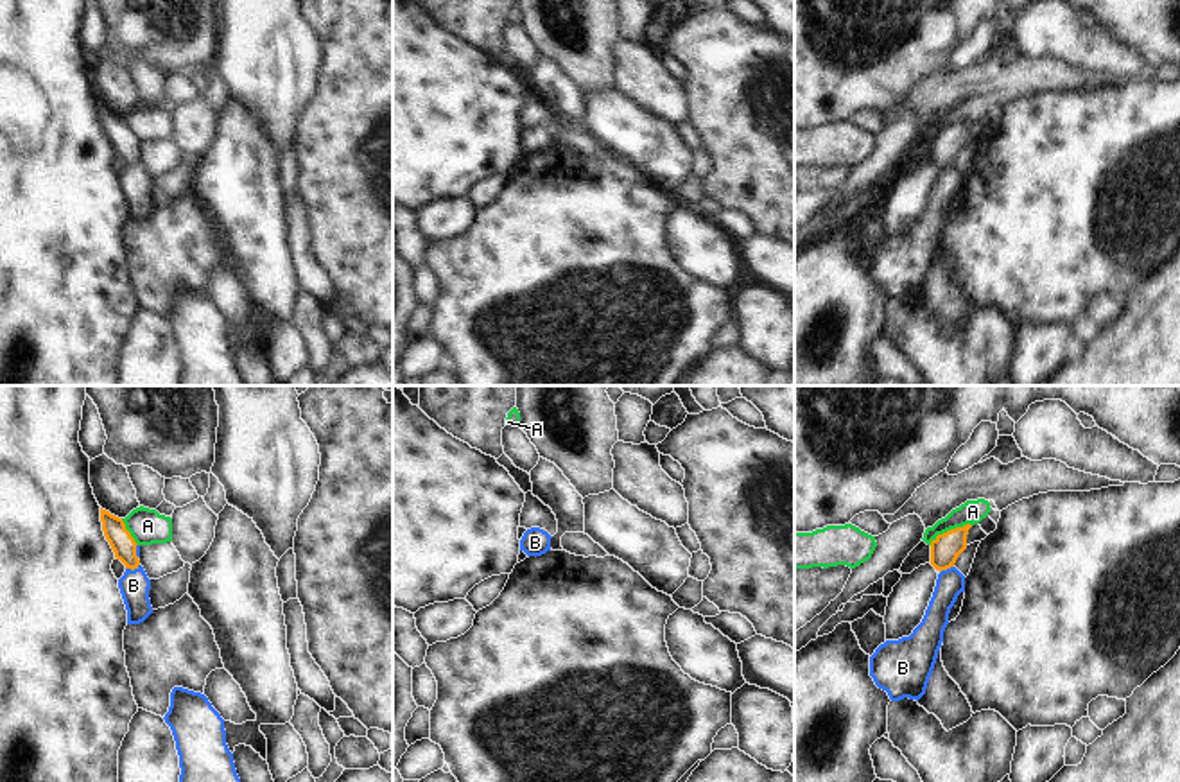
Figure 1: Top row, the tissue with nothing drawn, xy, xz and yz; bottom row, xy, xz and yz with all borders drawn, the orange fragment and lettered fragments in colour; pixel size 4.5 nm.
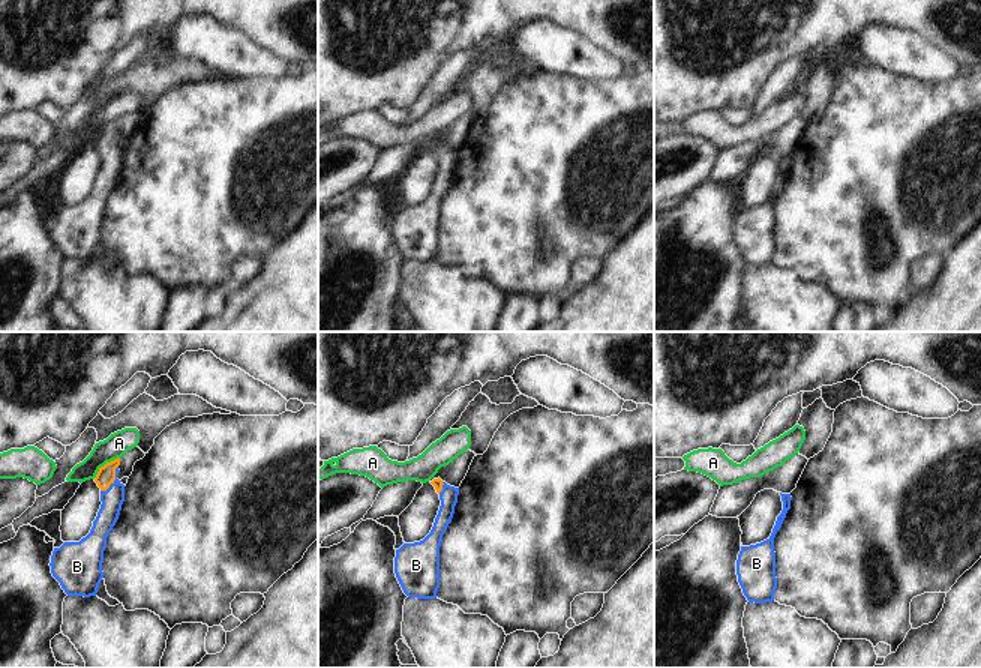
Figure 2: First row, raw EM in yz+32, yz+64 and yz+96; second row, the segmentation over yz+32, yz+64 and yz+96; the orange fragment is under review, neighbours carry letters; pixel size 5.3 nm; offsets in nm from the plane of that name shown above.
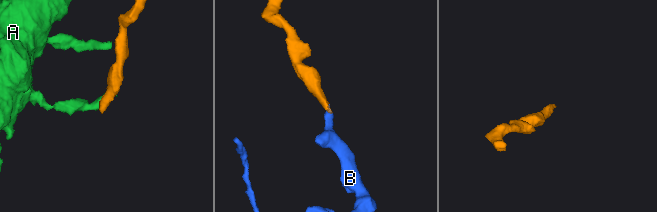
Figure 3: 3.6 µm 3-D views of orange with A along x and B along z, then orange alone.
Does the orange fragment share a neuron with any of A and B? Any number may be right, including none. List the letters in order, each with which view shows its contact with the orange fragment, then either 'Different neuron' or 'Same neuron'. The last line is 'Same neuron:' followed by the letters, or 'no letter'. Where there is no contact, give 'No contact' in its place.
A: Touches orange in yz. Different neuron
B: Touches orange in xy. Same neuron
Same neuron: B.

